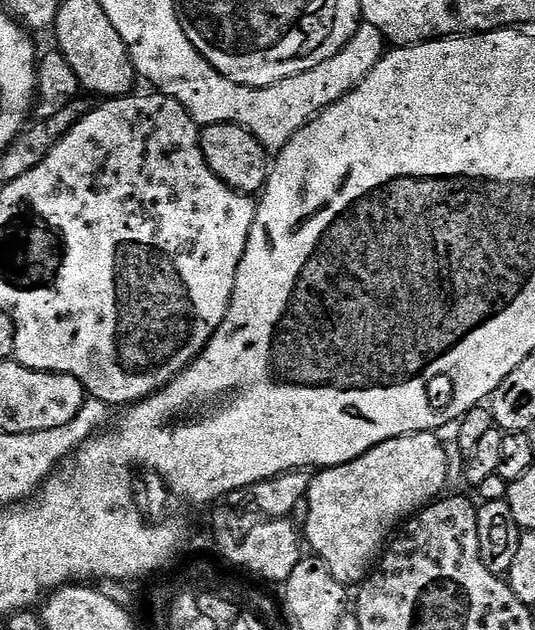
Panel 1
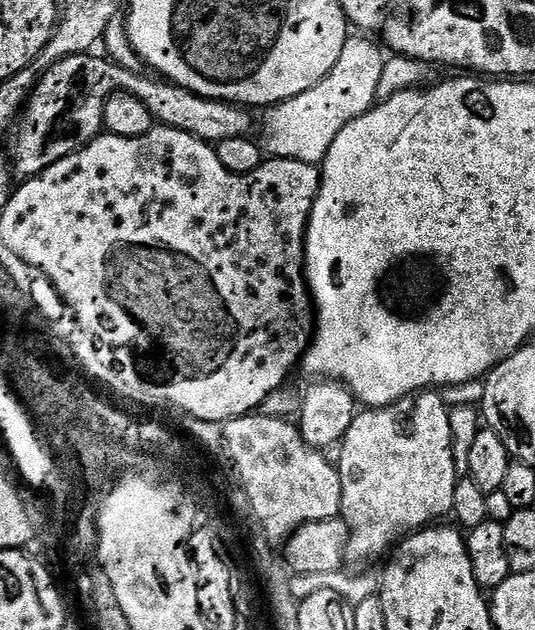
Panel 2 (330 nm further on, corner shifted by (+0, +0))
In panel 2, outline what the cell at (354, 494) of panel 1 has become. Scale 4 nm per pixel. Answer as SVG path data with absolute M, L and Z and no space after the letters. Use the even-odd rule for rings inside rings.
M436 390L416 392L413 396L387 404L385 408L357 411L354 422L350 422L350 430L346 430L338 448L342 482L340 516L348 524L349 532L344 559L349 565L364 566L367 560L376 560L380 555L383 557L404 537L439 521L436 520L439 516L447 517L451 513L458 477L455 474L452 449L450 408L448 404L444 405L440 396L443 395Z

